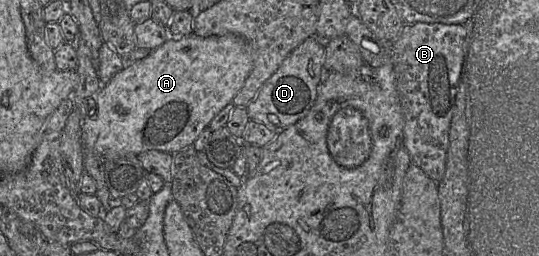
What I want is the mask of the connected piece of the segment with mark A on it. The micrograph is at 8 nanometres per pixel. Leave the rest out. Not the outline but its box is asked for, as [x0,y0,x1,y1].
[81,33,253,157]

